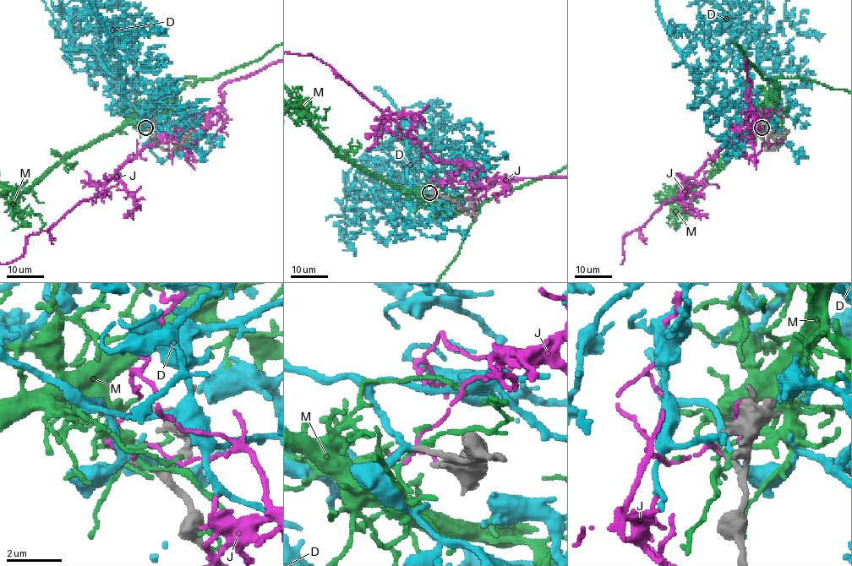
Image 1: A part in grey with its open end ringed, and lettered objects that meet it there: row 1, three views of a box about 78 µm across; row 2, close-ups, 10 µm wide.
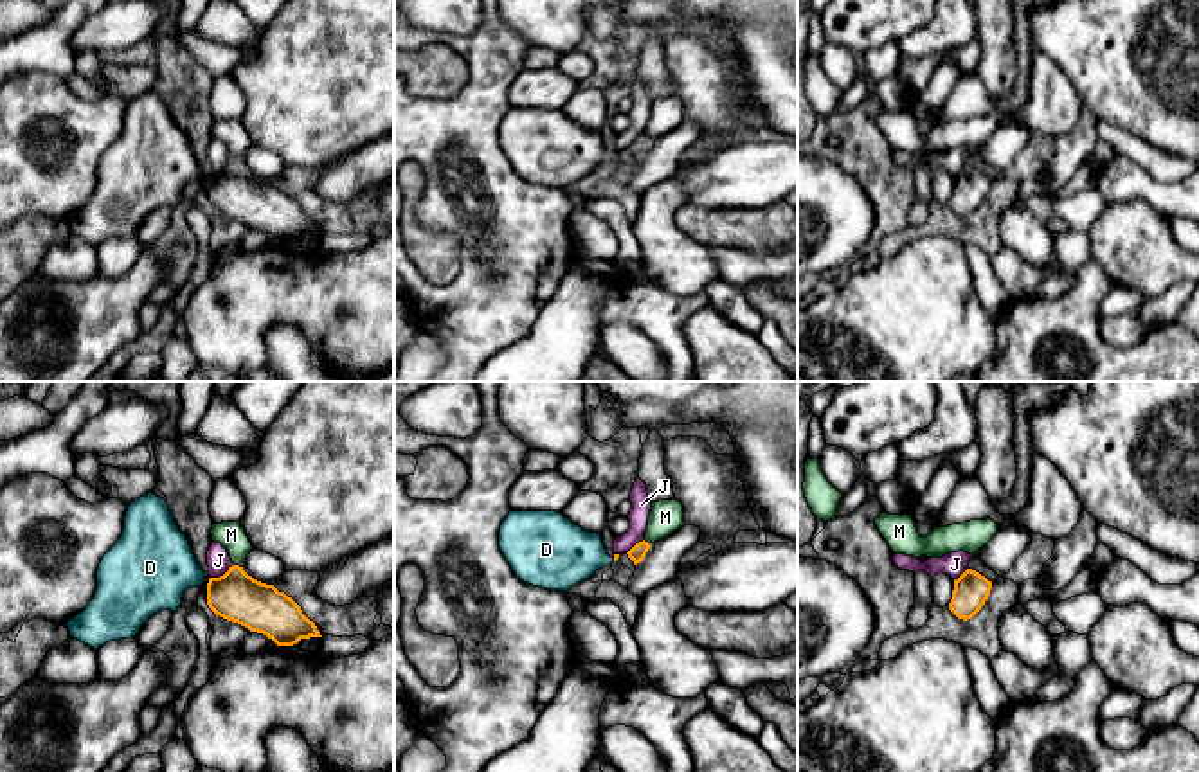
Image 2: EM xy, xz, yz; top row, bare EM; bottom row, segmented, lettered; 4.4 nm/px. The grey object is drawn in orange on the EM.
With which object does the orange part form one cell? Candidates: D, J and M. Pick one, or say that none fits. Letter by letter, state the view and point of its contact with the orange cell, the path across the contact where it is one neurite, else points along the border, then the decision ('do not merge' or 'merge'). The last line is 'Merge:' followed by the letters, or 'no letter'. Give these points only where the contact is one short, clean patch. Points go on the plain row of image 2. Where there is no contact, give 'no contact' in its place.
D: no contact; merge
J: contact xy (224, 171); border xy (233, 161), (222, 171), (211, 175); do not merge
M: contact xz (647, 139); border xz (643, 137), (649, 141); do not merge
Merge: D

